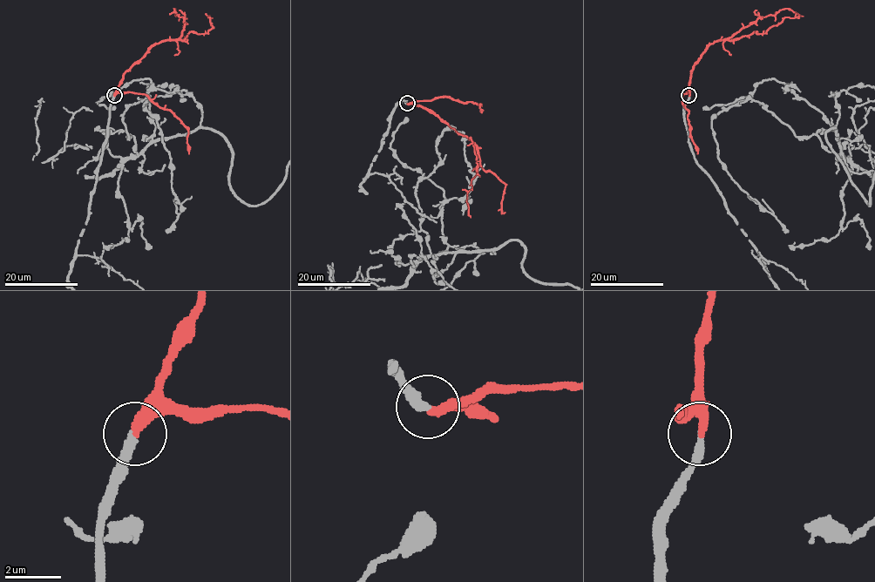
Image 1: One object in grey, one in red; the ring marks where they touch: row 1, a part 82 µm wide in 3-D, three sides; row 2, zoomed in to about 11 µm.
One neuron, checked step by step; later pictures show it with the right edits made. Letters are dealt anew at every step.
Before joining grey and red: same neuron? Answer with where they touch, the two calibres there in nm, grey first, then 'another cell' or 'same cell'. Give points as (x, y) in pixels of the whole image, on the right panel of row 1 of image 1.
at (688, 95); 280 nm thick on the grey side, 360 nm on the other; same cell

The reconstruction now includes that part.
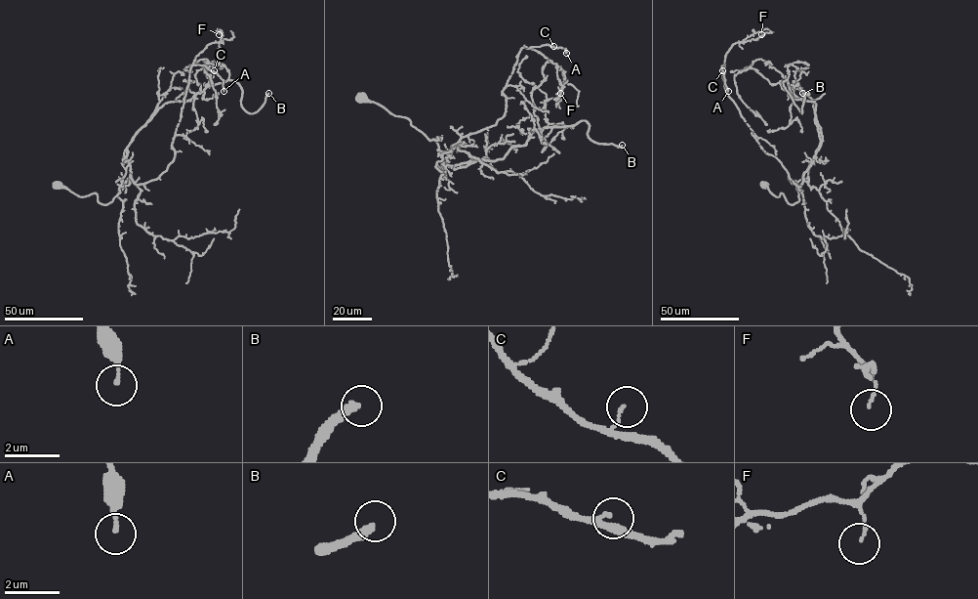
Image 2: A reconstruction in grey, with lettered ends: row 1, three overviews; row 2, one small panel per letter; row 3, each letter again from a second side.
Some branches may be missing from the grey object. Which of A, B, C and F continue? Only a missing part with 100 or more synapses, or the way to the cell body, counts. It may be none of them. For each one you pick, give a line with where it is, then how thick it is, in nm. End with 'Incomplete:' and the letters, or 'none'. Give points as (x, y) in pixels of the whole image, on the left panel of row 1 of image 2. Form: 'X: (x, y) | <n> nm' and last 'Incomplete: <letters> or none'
B: (268, 93) | 320 nm
Incomplete: B

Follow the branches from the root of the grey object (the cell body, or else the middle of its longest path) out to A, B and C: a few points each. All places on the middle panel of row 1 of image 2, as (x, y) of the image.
A: (359, 97), (438, 137), (449, 154), (504, 115), (503, 90), (524, 46), (566, 53)
B: (359, 97), (438, 137), (450, 166), (502, 159), (536, 130), (582, 120), (592, 141), (622, 145)
C: (359, 97), (438, 137), (449, 154), (504, 115), (503, 90), (523, 46), (553, 46)

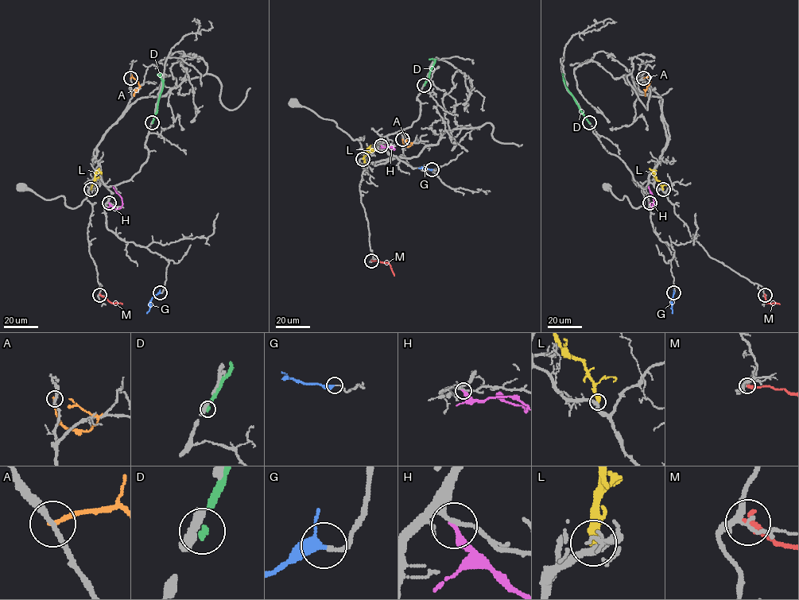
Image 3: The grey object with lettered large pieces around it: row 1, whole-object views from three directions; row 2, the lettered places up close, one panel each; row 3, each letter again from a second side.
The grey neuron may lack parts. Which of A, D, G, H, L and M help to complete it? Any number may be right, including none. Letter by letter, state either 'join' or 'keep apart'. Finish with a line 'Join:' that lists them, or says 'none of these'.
A: keep apart
D: keep apart
G: join
H: keep apart
L: keep apart
M: keep apart
Join: G

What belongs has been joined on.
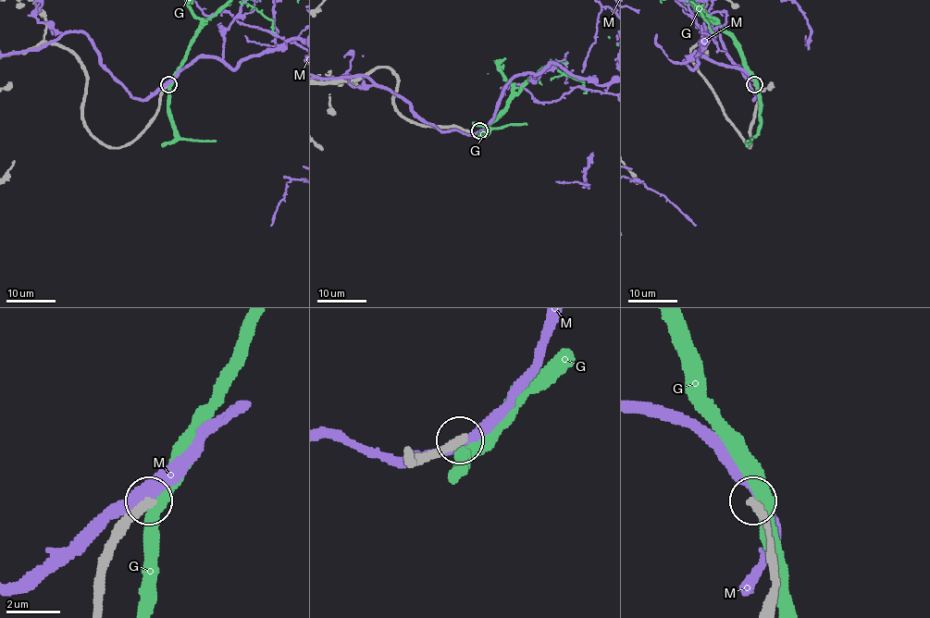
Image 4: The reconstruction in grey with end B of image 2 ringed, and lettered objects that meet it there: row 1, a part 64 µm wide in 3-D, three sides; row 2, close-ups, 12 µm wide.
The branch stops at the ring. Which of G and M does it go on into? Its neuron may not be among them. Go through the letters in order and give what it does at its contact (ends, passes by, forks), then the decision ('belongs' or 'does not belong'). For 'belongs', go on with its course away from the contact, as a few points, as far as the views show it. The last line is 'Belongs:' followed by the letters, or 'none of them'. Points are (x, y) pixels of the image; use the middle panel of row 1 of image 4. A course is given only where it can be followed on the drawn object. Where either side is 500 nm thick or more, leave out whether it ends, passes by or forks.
G: it passes by | does not belong
M: it passes by | does not belong
Belongs: none of them

